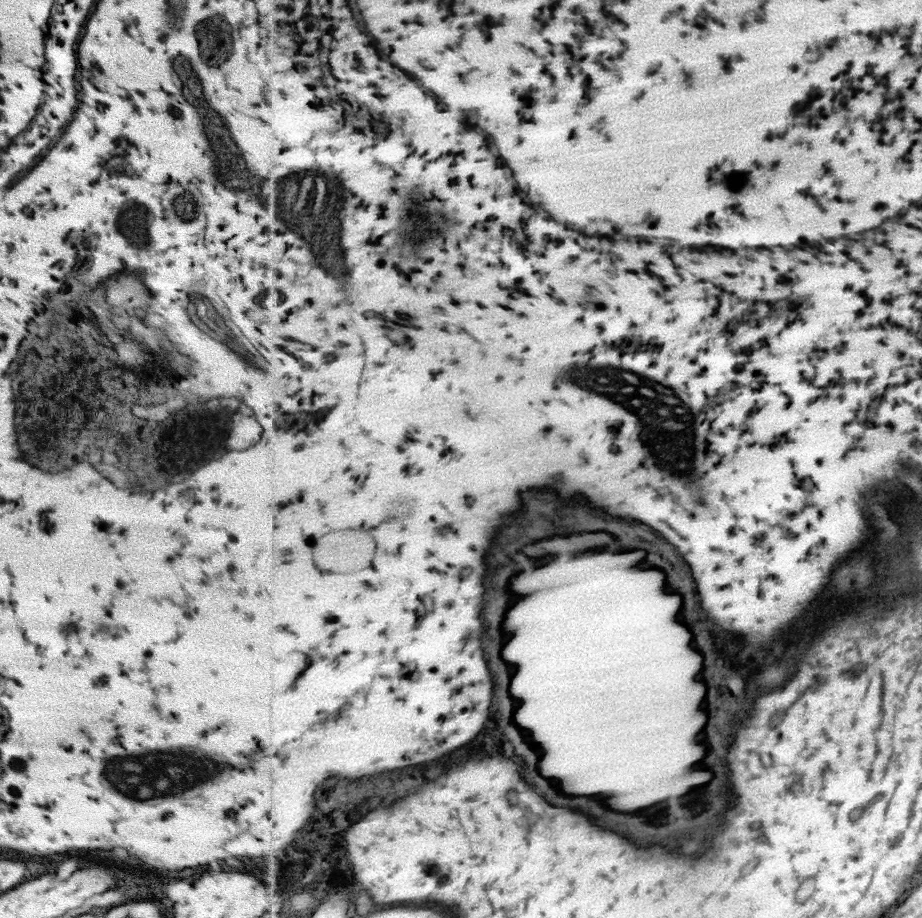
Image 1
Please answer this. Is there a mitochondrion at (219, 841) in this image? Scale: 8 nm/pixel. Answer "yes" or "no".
no

